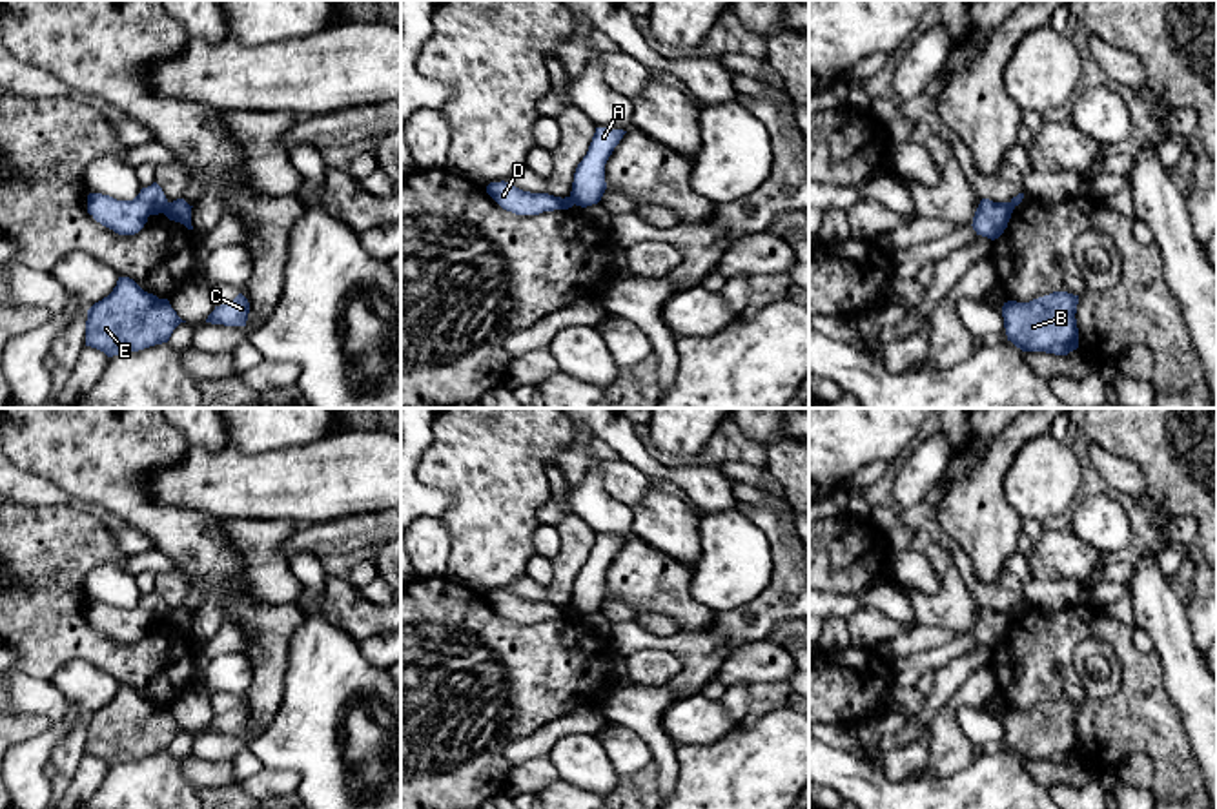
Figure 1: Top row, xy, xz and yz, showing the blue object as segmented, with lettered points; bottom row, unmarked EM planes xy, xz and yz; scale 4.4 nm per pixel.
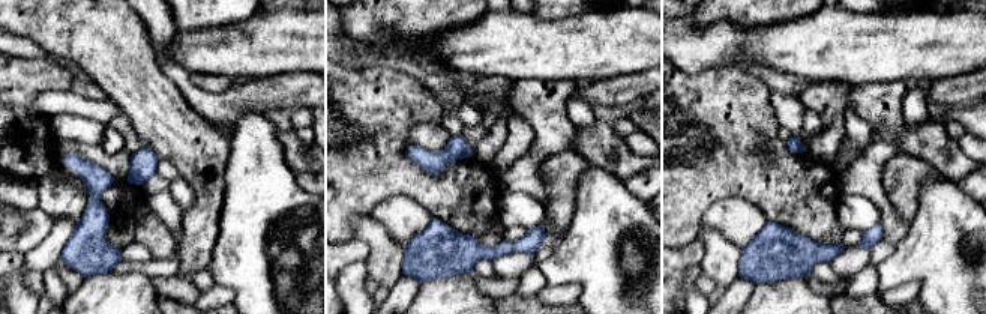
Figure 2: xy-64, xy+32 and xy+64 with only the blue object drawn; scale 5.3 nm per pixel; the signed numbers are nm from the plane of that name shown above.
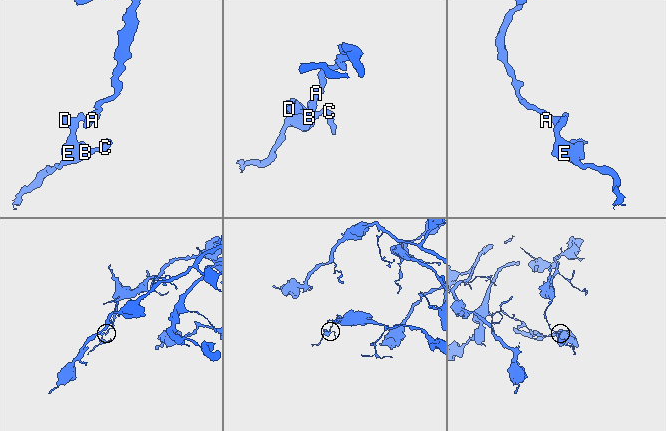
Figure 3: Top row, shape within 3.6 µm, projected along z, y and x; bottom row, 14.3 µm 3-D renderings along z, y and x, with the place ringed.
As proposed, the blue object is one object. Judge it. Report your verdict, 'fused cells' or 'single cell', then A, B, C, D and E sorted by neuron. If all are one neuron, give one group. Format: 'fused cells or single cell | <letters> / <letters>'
fused cells | A / B C D E

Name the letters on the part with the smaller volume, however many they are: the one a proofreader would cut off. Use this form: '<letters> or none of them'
B, C, D, E

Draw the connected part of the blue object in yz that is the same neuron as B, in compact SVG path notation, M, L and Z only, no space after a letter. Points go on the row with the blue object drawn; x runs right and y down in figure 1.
M1053 292L1029 302L1004 302L1007 341L1022 352L1068 355L1079 348L1077 304L1079 295L1068 292Z

